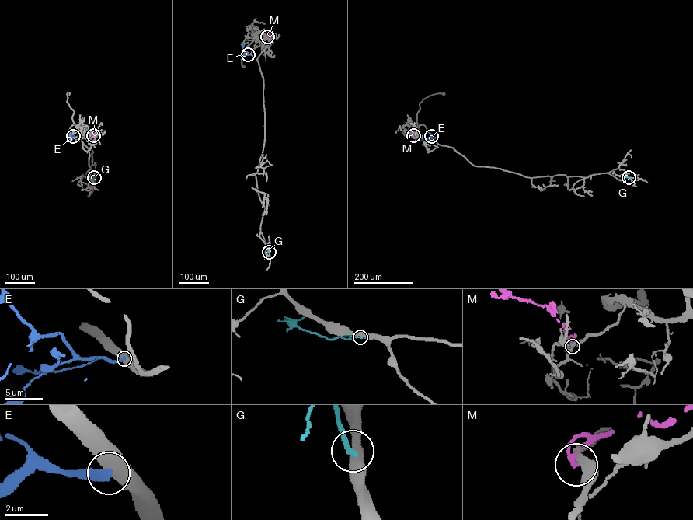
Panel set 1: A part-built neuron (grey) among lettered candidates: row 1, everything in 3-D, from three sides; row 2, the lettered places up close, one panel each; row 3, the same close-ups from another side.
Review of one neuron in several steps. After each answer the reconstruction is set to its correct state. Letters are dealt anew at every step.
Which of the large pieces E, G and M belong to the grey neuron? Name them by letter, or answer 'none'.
none

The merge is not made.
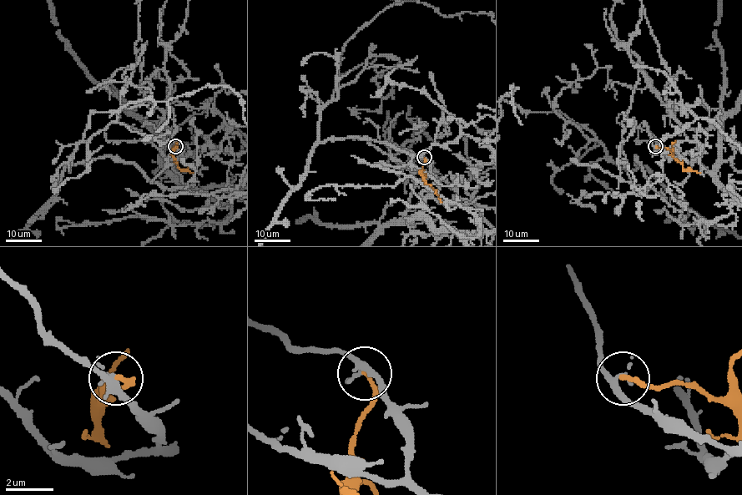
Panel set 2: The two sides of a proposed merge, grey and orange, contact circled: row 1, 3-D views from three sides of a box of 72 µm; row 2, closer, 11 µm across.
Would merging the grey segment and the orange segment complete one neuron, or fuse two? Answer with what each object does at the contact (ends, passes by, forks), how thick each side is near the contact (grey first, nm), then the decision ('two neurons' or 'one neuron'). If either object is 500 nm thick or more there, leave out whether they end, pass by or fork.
grey passes by | orange ends | 280/200 nm | two neurons

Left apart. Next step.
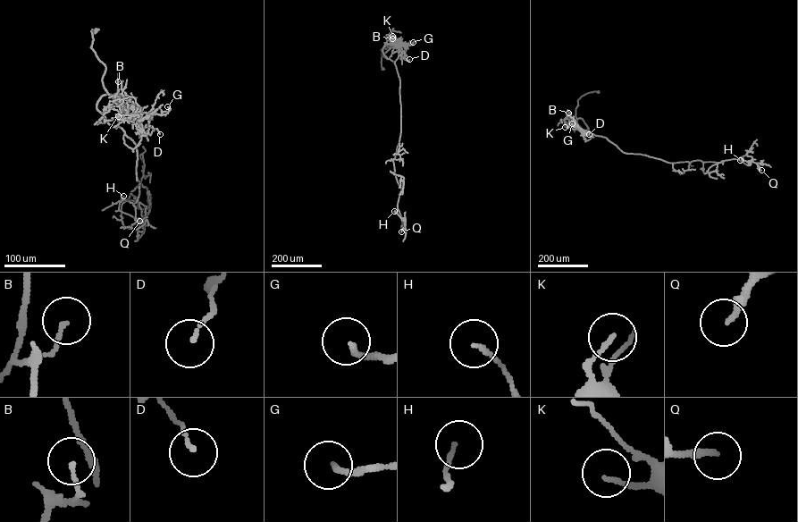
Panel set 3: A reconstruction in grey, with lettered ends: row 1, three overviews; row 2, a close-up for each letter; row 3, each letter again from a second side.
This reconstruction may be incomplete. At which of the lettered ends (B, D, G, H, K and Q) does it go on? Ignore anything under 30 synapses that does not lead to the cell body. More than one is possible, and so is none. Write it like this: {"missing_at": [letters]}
{"missing_at": ["Q"]}

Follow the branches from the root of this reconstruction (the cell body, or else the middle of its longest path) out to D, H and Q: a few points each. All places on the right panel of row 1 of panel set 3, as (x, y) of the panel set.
D: (598, 92), (581, 96), (575, 110), (575, 125), (590, 132), (589, 134)
H: (598, 92), (578, 99), (575, 121), (581, 118), (588, 130), (606, 138), (624, 152), (671, 163), (740, 160)
Q: (598, 92), (578, 99), (575, 121), (581, 118), (588, 130), (624, 152), (671, 163), (747, 155), (761, 170)

